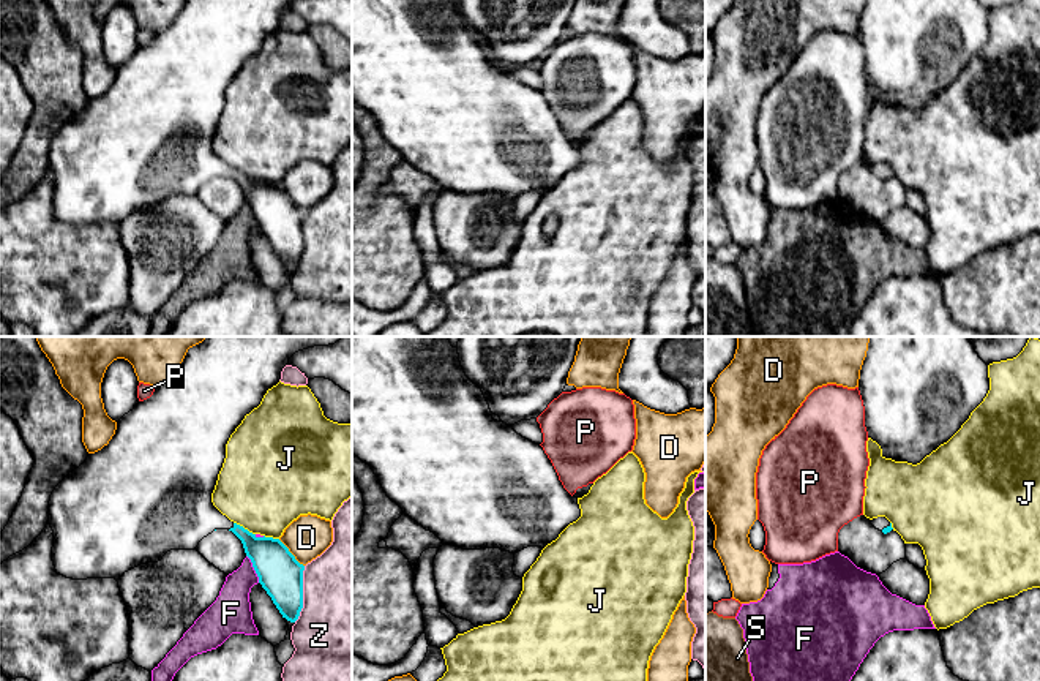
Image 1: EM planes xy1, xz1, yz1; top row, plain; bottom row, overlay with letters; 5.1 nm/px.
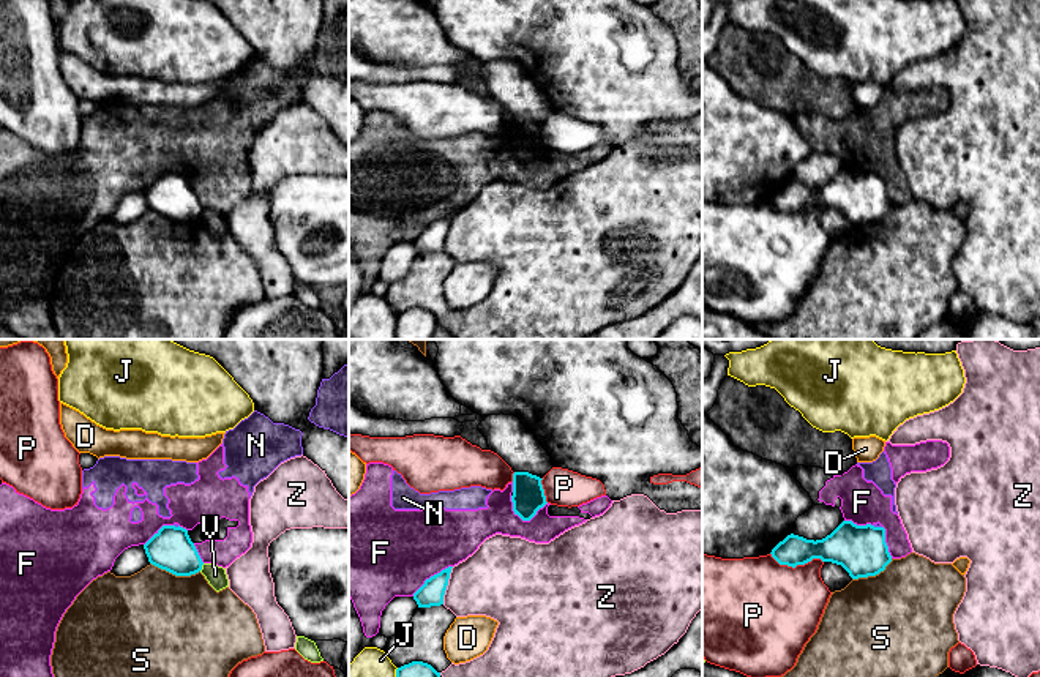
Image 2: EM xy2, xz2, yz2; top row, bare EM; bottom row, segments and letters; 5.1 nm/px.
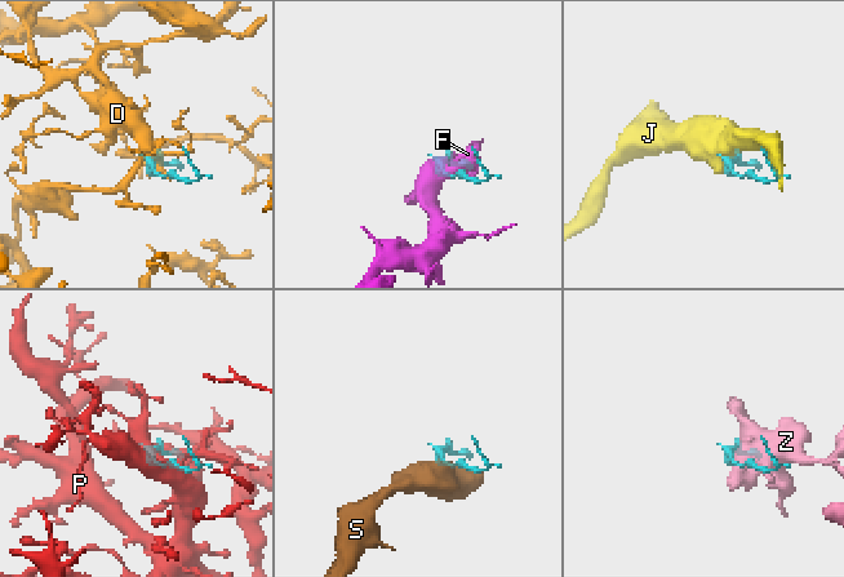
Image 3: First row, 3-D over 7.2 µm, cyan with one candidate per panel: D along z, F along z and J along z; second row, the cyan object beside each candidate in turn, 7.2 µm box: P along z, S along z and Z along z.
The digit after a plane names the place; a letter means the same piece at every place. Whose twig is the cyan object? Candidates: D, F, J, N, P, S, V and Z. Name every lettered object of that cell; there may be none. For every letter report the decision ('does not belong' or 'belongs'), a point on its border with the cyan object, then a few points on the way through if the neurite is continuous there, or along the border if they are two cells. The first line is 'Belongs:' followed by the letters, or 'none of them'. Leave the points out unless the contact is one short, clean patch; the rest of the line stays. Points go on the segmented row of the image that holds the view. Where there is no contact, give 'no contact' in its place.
Belongs: none of them
D: does not belong | xy1 (291, 553)
F: does not belong | xz2 (523, 519)
J: does not belong | xy1 (243, 528)
N: does not belong | yz2 (878, 527) | along yz2 (873, 524), (881, 527)
P: does not belong | yz2 (796, 565)
S: does not belong | xy2 (175, 575) | along xy2 (150, 562), (175, 575), (194, 575), (199, 572)
V: does not belong | xy2 (201, 567)
Z: does not belong | xy1 (302, 594)

